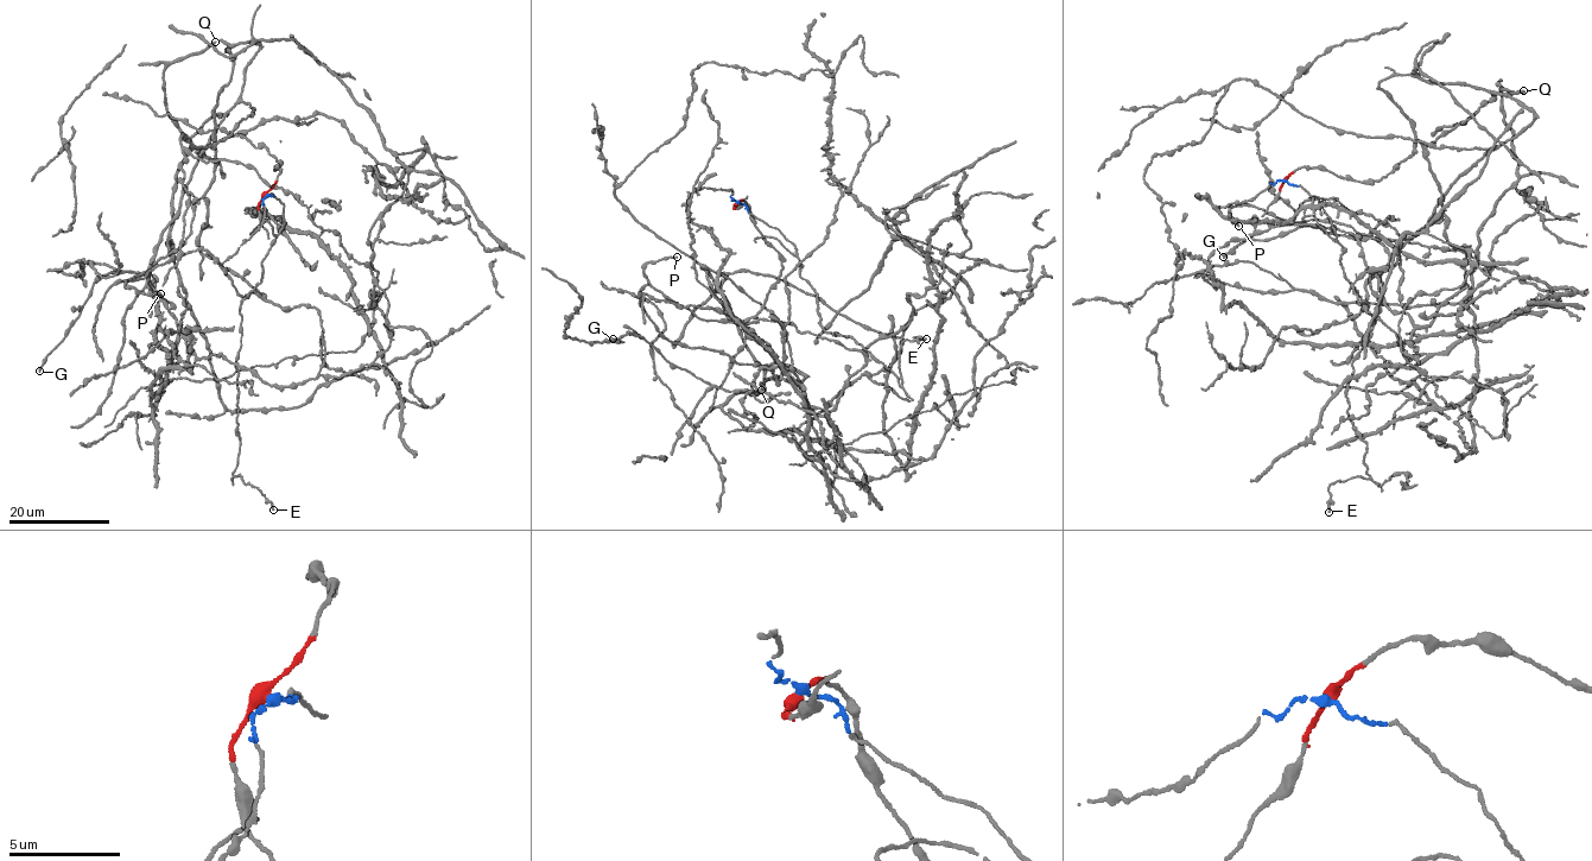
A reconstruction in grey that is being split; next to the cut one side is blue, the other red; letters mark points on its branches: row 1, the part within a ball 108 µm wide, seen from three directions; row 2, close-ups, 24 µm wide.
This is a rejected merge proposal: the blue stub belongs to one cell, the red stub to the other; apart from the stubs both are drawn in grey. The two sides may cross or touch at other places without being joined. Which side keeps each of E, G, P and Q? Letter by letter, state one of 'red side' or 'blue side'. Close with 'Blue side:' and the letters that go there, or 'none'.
E: blue side
G: red side
P: red side
Q: red side
Blue side: E

